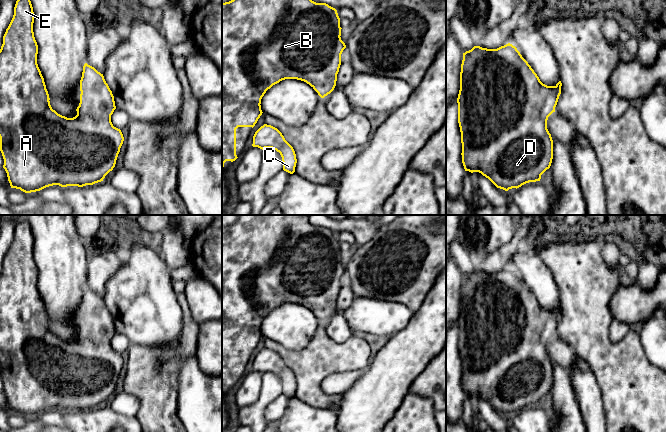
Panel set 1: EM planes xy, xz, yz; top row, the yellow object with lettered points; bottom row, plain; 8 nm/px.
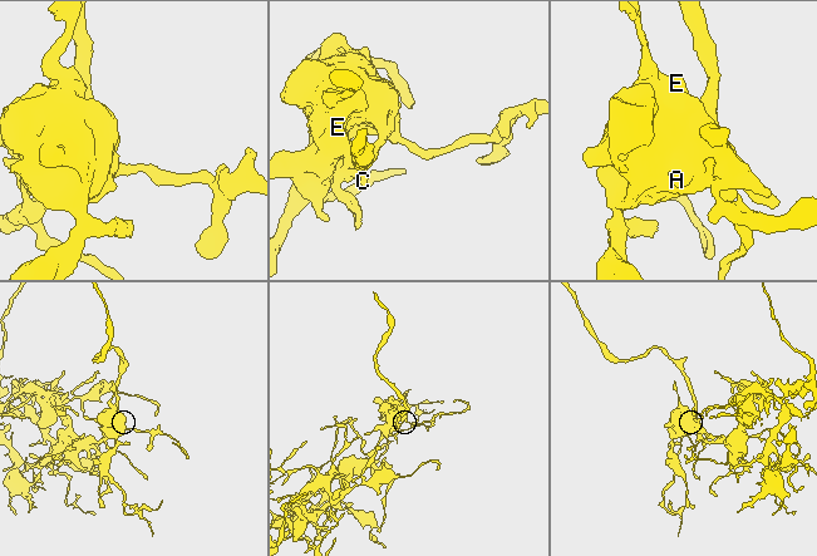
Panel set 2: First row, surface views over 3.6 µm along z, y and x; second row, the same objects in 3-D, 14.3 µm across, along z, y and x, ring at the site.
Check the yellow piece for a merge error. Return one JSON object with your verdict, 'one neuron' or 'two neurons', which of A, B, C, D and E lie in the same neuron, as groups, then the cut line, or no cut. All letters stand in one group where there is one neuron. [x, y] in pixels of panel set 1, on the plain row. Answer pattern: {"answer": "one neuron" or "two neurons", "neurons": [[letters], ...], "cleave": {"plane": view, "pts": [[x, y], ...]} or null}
{"answer": "one neuron", "neurons": [["A", "B", "C", "D", "E"]], "cleave": null}

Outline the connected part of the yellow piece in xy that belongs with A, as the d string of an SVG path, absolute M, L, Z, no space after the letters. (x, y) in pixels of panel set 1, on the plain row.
M24 218L16 225L14 239L3 260L0 273L0 375L10 410L31 417L53 409L83 411L101 406L115 391L124 365L121 354L111 346L111 339L116 333L112 315L103 298L85 287L80 304L81 318L77 339L67 342L53 334L37 288L38 269L34 261L33 247L33 231L28 220Z

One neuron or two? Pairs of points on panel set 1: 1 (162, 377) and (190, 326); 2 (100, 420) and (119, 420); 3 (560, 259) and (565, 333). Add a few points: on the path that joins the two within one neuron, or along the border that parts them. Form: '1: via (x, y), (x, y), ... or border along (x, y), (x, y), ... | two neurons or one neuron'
1: via (167, 364), (187, 344), (188, 339) | one neuron
2: via (105, 420), (114, 420) | one neuron
3: via (571, 277), (571, 315) | one neuron

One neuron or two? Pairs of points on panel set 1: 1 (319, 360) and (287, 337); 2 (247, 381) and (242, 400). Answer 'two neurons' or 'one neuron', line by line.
1: two neurons
2: one neuron

